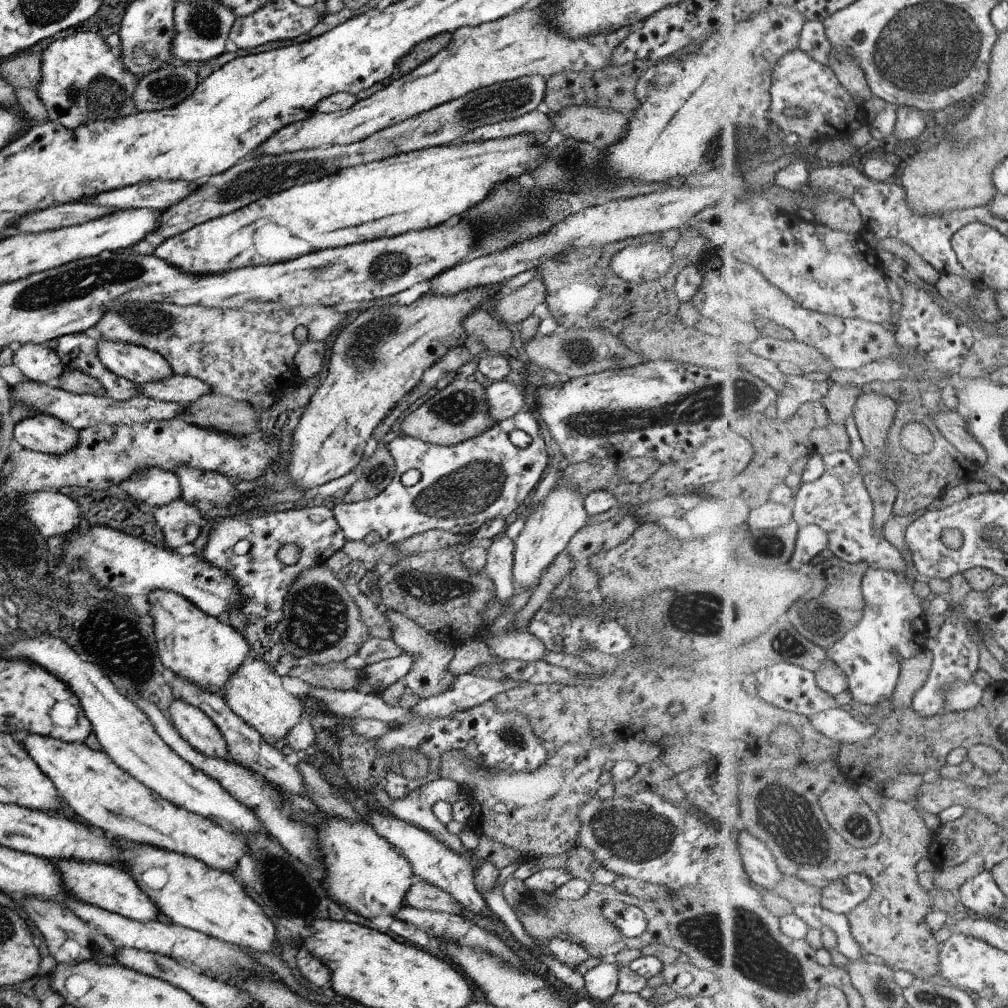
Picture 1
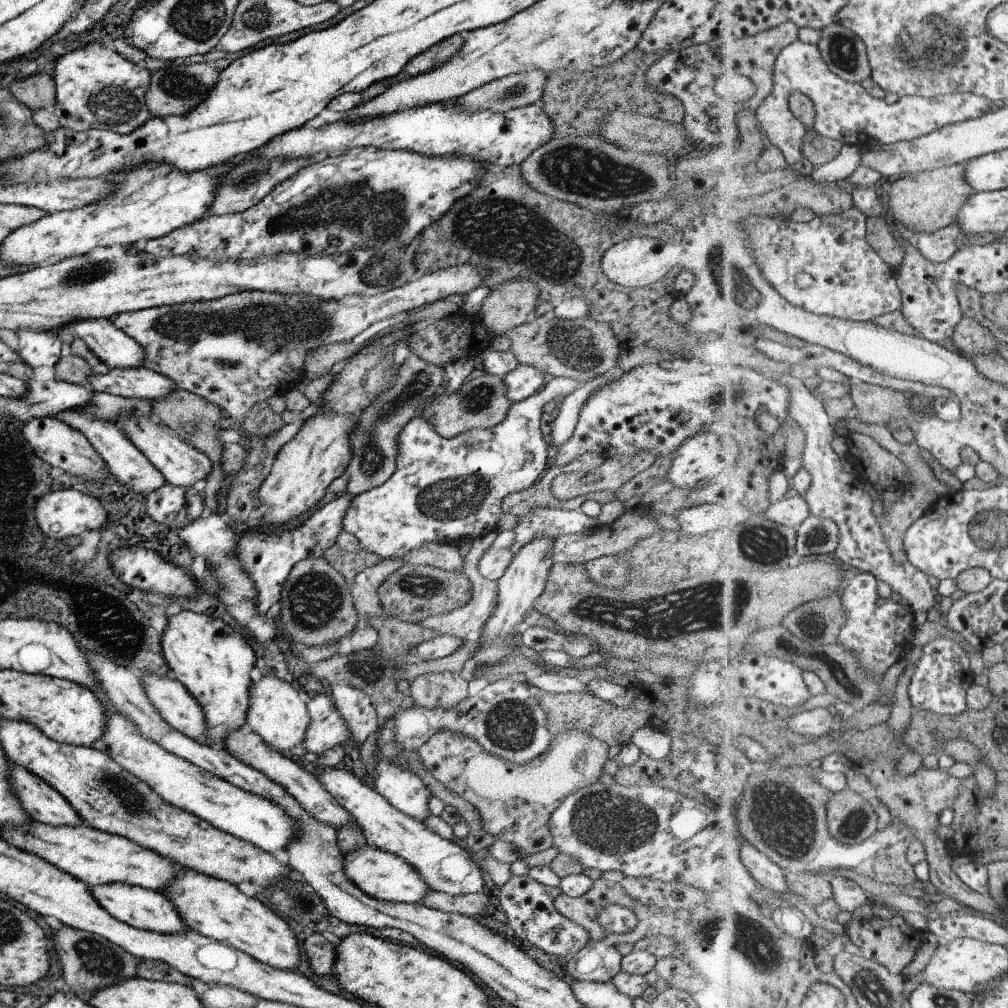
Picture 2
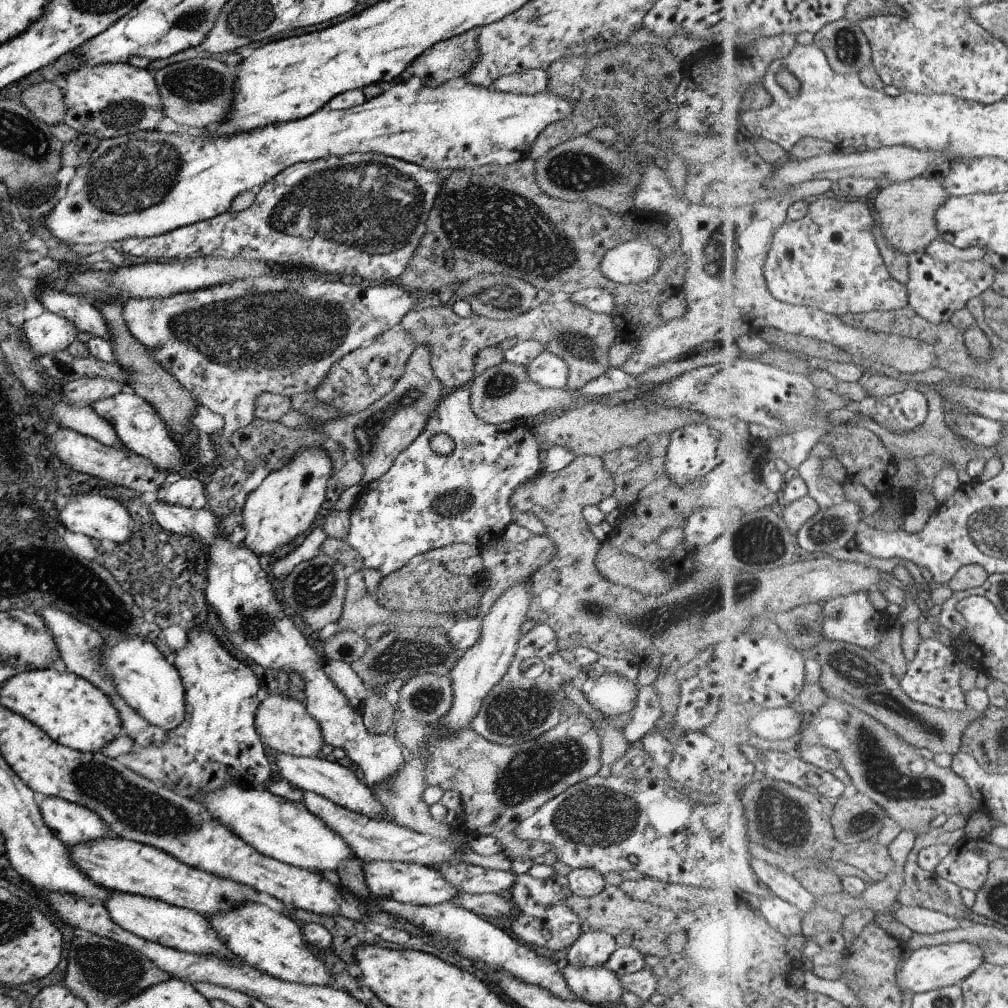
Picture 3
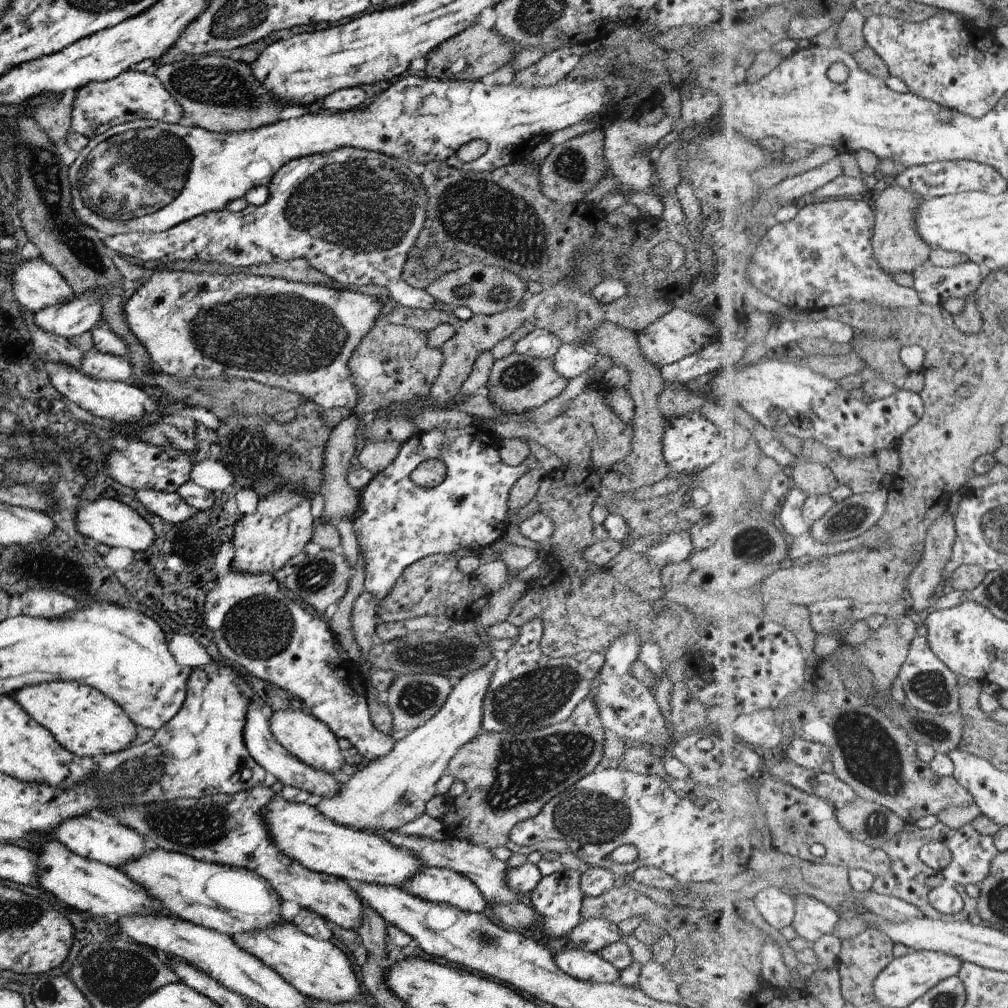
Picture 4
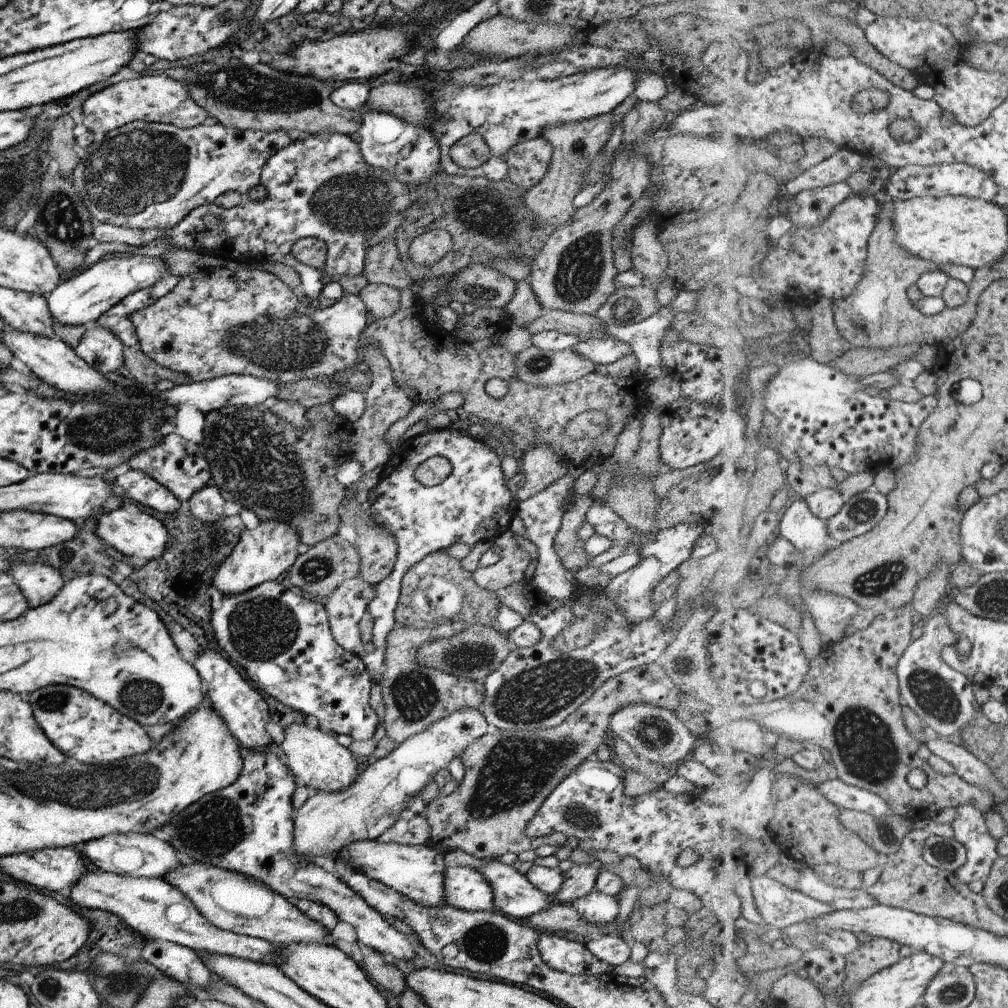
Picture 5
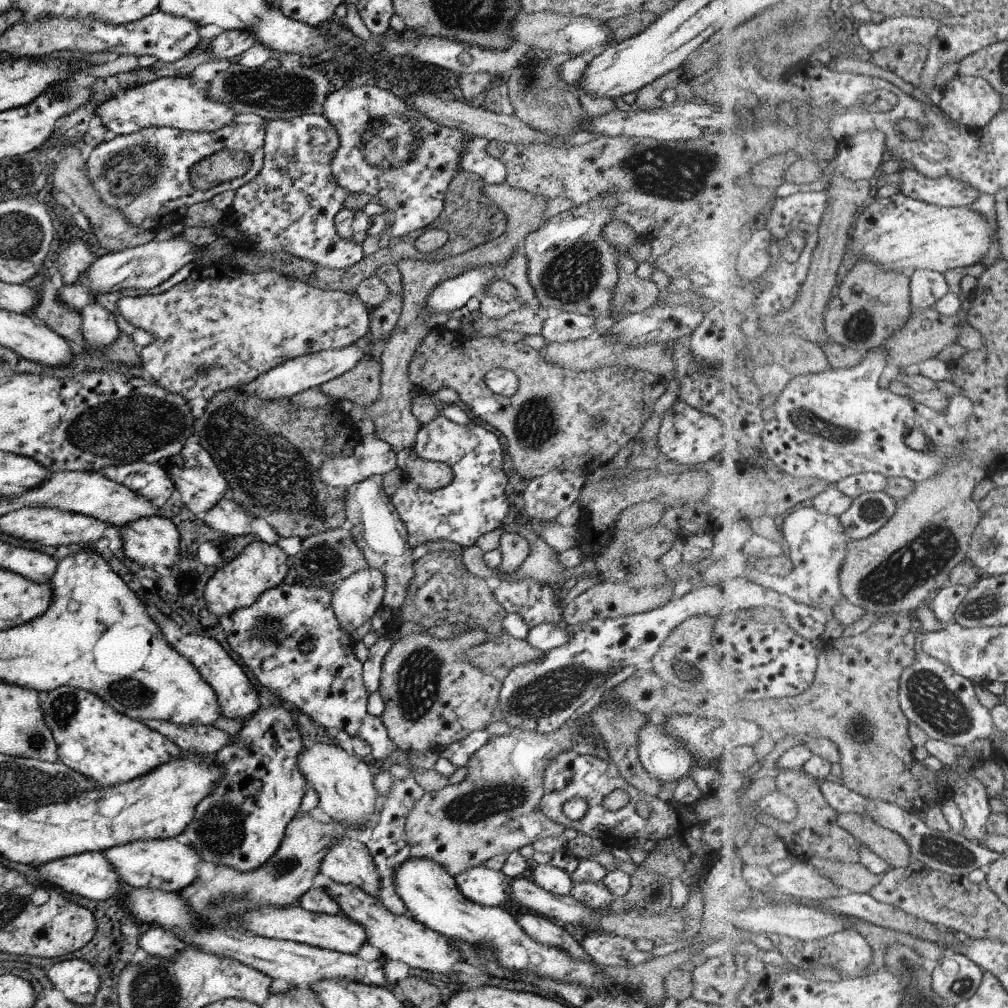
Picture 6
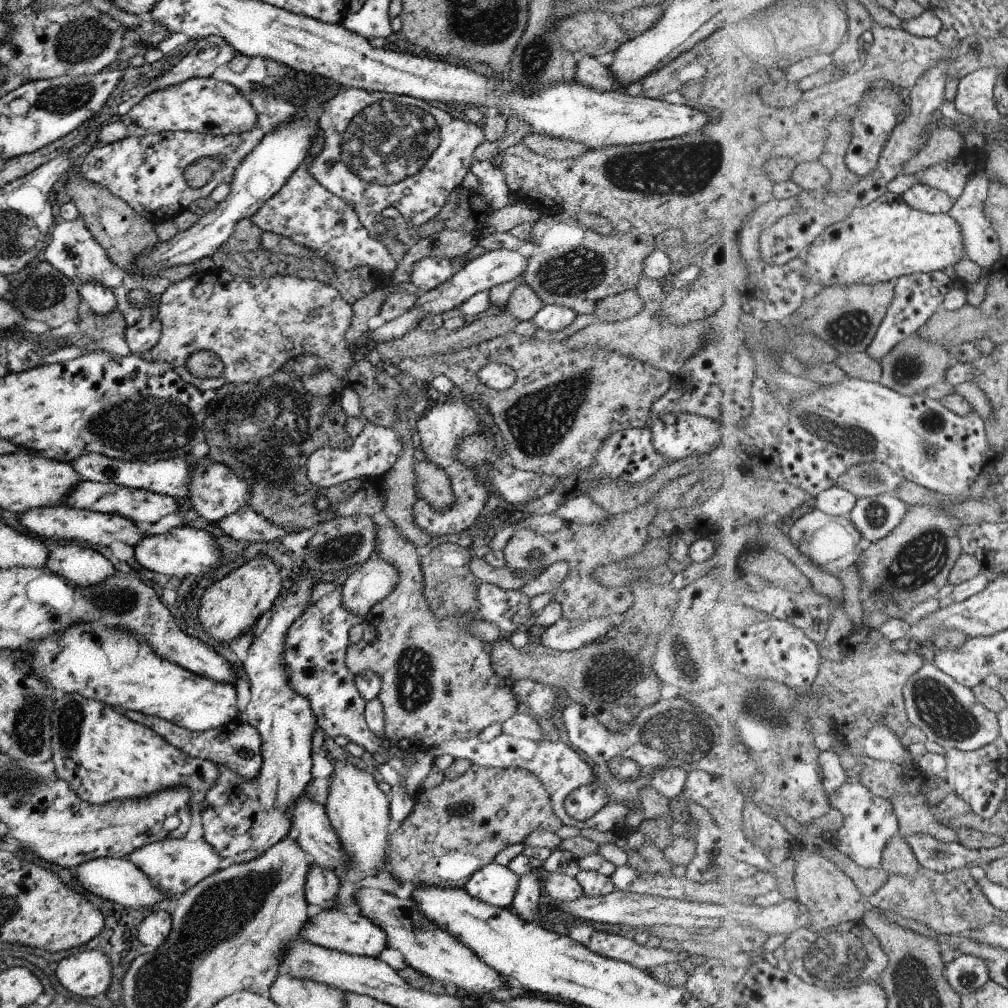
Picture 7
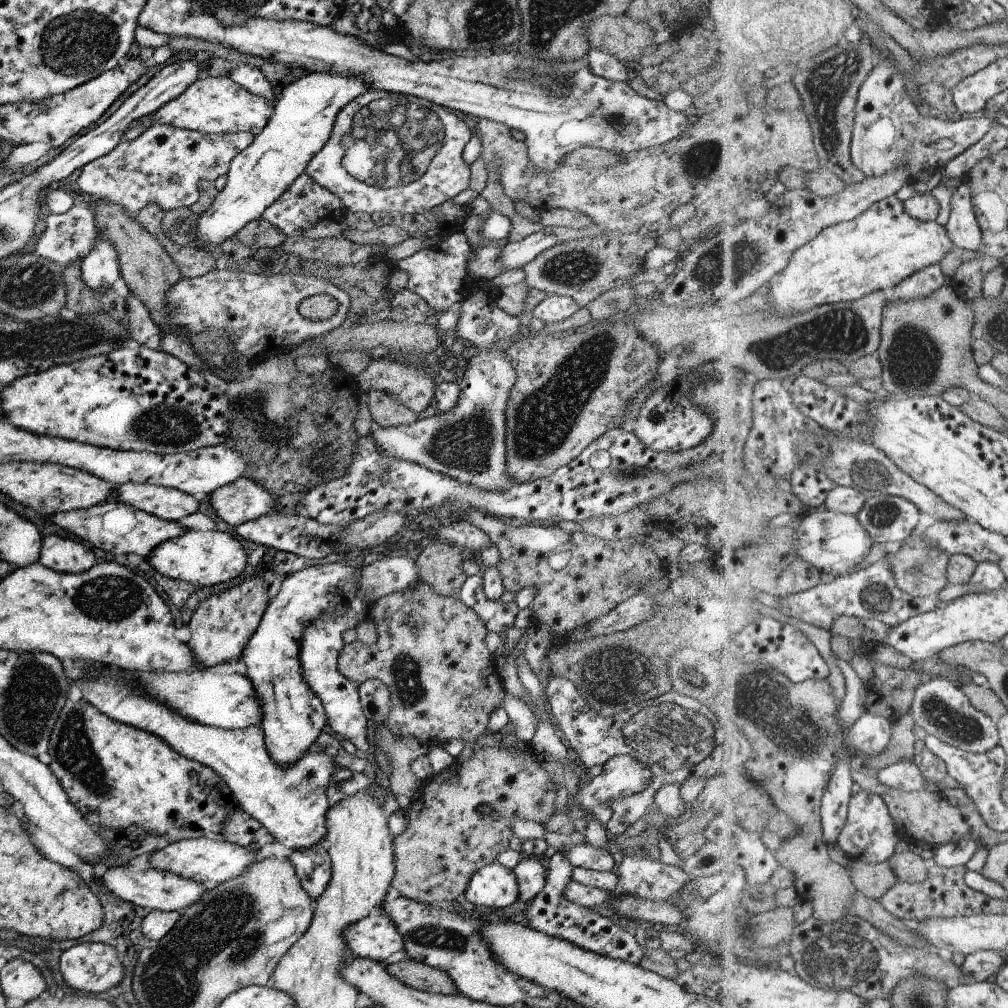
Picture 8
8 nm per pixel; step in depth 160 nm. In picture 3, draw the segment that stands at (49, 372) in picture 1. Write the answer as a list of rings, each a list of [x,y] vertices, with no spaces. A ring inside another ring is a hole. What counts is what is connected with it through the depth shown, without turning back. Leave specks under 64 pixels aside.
[[[38,309],[37,317],[25,320],[22,328],[31,352],[37,357],[57,350],[66,350],[68,345],[74,343],[78,333],[69,320]]]

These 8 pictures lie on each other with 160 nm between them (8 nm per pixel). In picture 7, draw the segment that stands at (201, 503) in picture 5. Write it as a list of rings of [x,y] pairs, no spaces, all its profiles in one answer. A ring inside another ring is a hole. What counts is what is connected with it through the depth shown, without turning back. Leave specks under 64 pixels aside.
[[[247,504],[238,511],[219,519],[215,524],[229,538],[243,540],[243,542],[271,542],[271,540],[280,542],[279,538],[291,532],[269,523]]]

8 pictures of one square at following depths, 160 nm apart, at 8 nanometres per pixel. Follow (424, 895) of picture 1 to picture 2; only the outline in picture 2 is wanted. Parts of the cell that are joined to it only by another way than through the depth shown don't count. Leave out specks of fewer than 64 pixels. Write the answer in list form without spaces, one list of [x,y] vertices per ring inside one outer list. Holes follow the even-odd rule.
[[[429,889],[429,892],[421,898],[420,904],[432,910],[475,917],[485,910],[488,901],[489,896],[483,894],[483,891],[469,895],[450,896]]]

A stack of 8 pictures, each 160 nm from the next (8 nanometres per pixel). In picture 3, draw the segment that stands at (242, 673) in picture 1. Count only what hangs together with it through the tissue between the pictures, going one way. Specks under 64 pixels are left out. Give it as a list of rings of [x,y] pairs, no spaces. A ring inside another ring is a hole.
[[[285,694],[267,696],[255,710],[254,730],[264,748],[295,757],[317,757],[325,742],[321,738],[319,724],[307,715],[301,702]]]

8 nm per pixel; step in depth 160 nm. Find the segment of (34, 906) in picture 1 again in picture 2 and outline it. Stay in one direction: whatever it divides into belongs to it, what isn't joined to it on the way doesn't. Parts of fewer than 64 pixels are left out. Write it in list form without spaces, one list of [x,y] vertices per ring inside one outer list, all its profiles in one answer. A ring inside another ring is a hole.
[[[64,925],[59,930],[53,929],[53,947],[57,960],[61,964],[64,983],[70,991],[82,1000],[88,999],[95,990],[121,984],[123,980],[137,976],[139,958],[131,956],[116,944],[102,936]]]

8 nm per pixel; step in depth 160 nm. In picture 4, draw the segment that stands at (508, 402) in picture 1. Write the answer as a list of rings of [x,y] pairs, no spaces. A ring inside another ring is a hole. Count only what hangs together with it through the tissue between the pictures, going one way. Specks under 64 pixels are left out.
[[[563,343],[550,360],[553,364],[553,372],[565,376],[565,380],[569,381],[587,371],[588,367],[594,366],[597,357],[595,352],[583,346]]]

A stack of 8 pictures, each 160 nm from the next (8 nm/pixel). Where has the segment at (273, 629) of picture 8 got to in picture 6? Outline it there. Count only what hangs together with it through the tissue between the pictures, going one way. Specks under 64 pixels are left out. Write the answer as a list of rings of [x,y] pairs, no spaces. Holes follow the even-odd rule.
[[[260,706],[254,712],[254,715],[242,724],[242,727],[236,735],[233,736],[228,743],[225,741],[224,745],[215,753],[213,761],[215,761],[224,770],[222,779],[207,796],[204,796],[195,805],[195,810],[191,820],[188,820],[187,826],[183,828],[179,835],[174,836],[173,839],[190,846],[192,849],[195,849],[200,860],[212,862],[215,866],[223,865],[224,867],[232,868],[240,873],[255,870],[263,863],[266,863],[267,859],[269,859],[276,851],[277,844],[281,842],[286,824],[295,816],[295,812],[298,810],[301,797],[303,796],[304,790],[307,786],[307,782],[305,782],[303,775],[298,771],[296,765],[297,753],[301,750],[301,747],[303,747],[300,734],[297,732],[296,724],[294,723],[296,717],[301,716],[298,715],[291,706],[287,709],[284,709],[282,706]]]

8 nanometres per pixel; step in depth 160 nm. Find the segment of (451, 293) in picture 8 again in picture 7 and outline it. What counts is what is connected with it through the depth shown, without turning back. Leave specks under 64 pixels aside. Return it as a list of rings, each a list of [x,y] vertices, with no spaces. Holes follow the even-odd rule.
[[[317,127],[302,163],[287,177],[285,184],[273,196],[264,200],[248,219],[260,231],[288,238],[343,270],[350,271],[367,265],[380,277],[390,276],[397,264],[395,259],[381,243],[373,239],[370,231],[361,226],[358,215],[349,204],[332,195],[308,173],[310,162],[321,152],[323,143],[323,131]],[[425,257],[412,266],[410,284],[419,293],[427,292],[452,277],[456,266],[449,259]]]

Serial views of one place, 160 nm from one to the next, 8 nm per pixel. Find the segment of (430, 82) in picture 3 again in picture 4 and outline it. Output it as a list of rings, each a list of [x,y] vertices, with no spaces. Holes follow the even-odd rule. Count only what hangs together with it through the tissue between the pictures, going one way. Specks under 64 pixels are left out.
[[[475,23],[440,43],[437,50],[427,58],[427,64],[425,64],[422,74],[430,78],[440,78],[443,81],[458,79],[475,81],[507,65],[513,56],[513,42],[511,40],[501,38],[495,30],[484,28]]]

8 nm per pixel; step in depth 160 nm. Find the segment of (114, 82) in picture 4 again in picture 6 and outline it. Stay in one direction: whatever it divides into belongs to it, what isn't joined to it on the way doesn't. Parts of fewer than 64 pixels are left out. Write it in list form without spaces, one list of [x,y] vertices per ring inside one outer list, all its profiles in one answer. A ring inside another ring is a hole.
[[[159,77],[151,82],[118,90],[94,108],[94,114],[114,135],[126,135],[152,126],[171,127],[180,131],[211,132],[233,121],[234,112],[222,102],[207,98],[208,84],[183,77]]]

